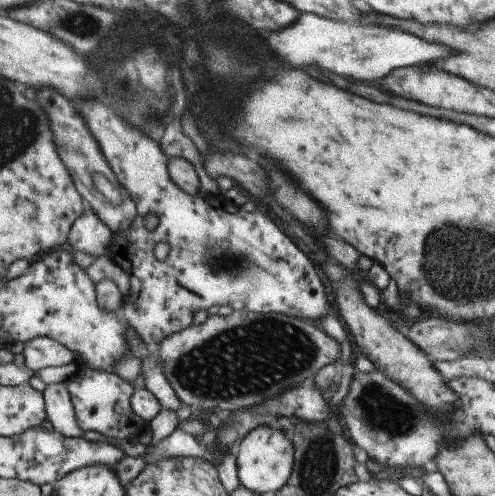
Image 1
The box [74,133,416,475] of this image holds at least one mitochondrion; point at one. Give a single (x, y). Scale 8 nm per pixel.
(248, 358)

